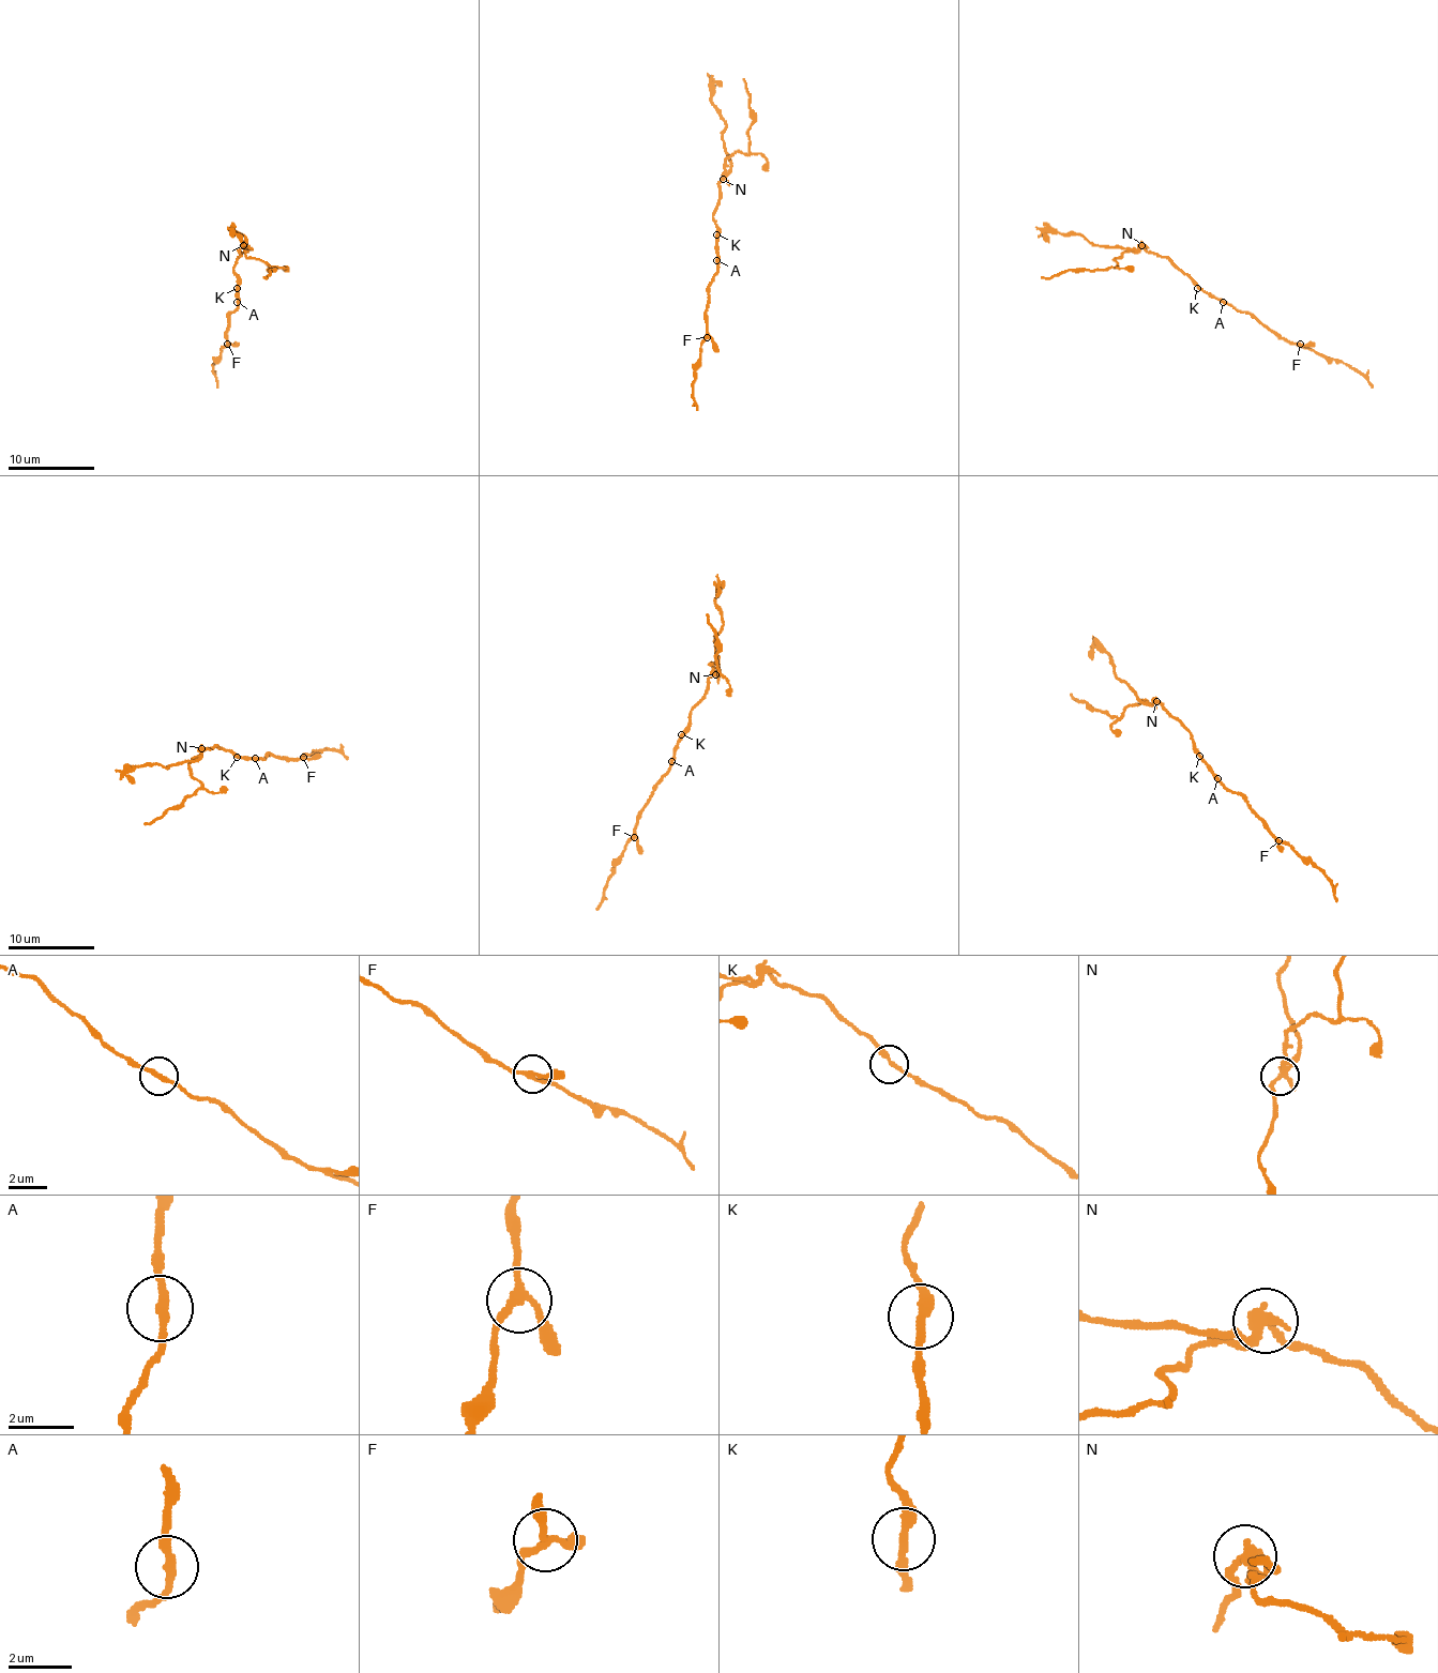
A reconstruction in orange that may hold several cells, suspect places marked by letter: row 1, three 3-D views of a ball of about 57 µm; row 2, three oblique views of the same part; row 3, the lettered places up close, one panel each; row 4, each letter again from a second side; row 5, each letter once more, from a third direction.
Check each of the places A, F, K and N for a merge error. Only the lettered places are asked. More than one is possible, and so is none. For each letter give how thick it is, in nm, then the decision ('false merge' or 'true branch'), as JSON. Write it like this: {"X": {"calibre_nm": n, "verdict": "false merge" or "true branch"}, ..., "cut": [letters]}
{"A": {"calibre_nm": 240, "verdict": "true branch"}, "F": {"calibre_nm": 180, "verdict": "true branch"}, "K": {"calibre_nm": 260, "verdict": "true branch"}, "N": {"calibre_nm": 320, "verdict": "false merge"}, "cut": ["N"]}

